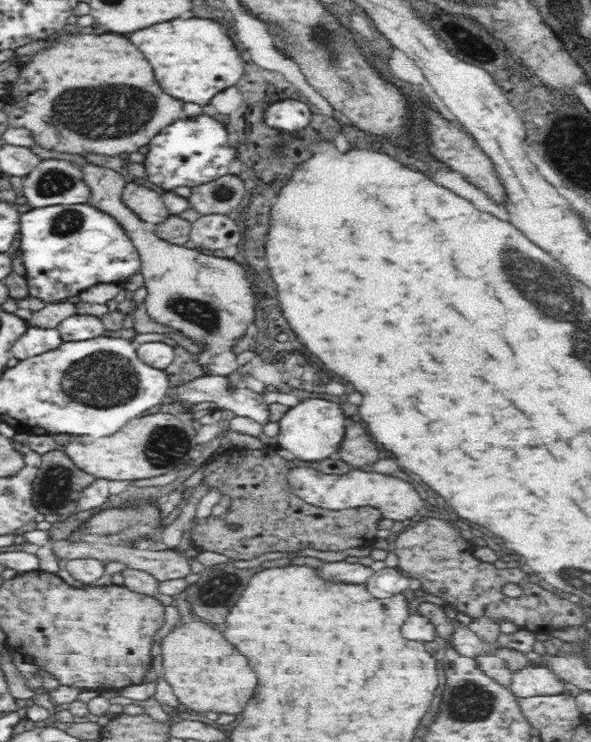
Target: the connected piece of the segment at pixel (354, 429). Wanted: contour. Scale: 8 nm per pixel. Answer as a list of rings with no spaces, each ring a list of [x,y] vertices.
[[[350,422],[346,426],[344,438],[339,446],[335,457],[354,469],[362,468],[366,464],[371,465],[378,460],[378,450],[376,450],[374,442],[370,440],[368,432],[356,422]]]

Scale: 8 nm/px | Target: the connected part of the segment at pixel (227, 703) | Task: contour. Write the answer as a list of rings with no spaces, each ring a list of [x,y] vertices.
[[[204,620],[179,623],[160,639],[163,678],[172,686],[183,708],[198,714],[213,711],[236,715],[252,696],[256,674],[248,668],[246,658],[236,654],[224,636]]]

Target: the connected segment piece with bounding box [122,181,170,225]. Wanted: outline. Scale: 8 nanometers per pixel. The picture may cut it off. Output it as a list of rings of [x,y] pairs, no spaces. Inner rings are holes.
[[[134,181],[127,182],[124,186],[122,200],[140,219],[153,225],[164,220],[166,215],[170,215],[162,205],[160,194]]]

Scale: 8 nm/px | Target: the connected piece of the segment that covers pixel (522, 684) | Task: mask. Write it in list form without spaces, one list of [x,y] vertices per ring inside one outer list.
[[[529,664],[513,671],[511,683],[507,686],[518,698],[533,696],[562,695],[565,681],[543,664]]]

